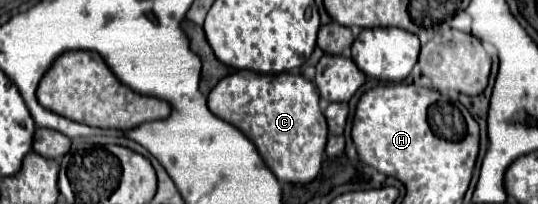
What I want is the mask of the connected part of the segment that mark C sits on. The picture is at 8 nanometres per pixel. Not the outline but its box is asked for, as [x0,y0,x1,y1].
[209,71,329,183]

